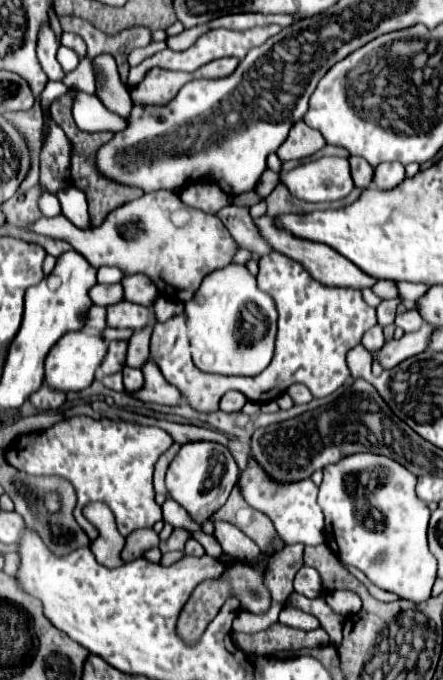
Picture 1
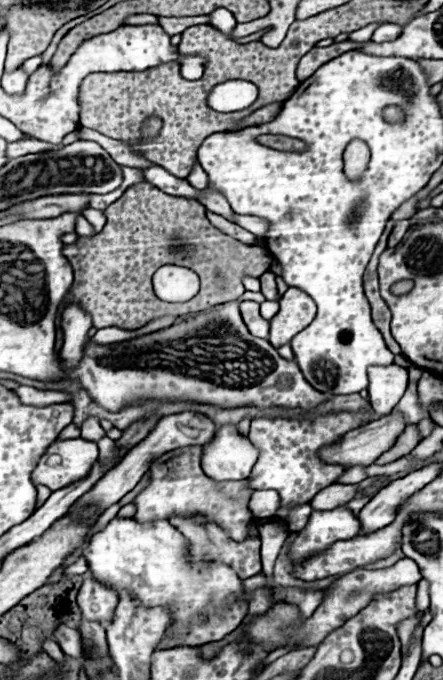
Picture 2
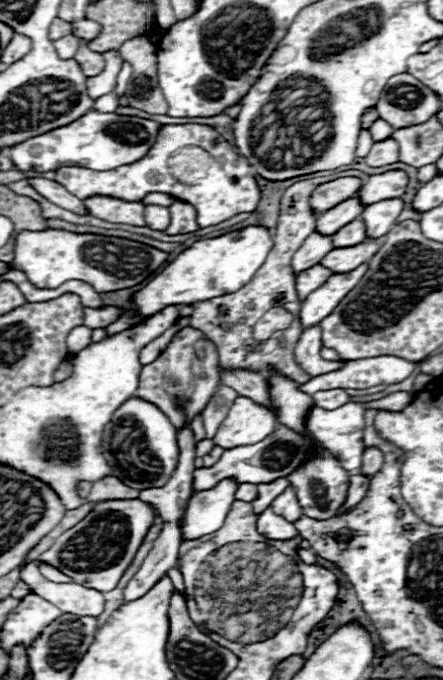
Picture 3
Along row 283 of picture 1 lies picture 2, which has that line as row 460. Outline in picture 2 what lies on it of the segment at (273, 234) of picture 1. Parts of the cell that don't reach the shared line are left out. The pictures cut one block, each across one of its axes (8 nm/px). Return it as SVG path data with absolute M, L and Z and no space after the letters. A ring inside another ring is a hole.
M390 414L380 420L368 422L356 430L346 432L336 444L324 446L318 458L328 464L350 466L370 466L380 454L384 454L396 438L404 432L406 422L400 414Z

